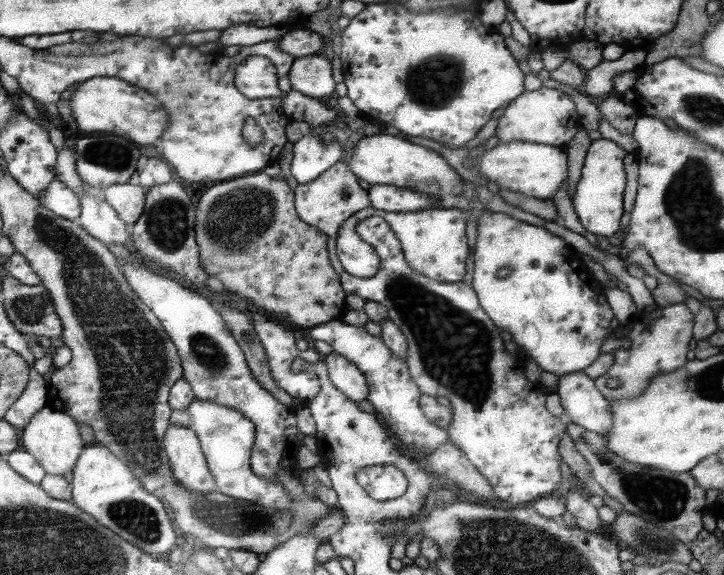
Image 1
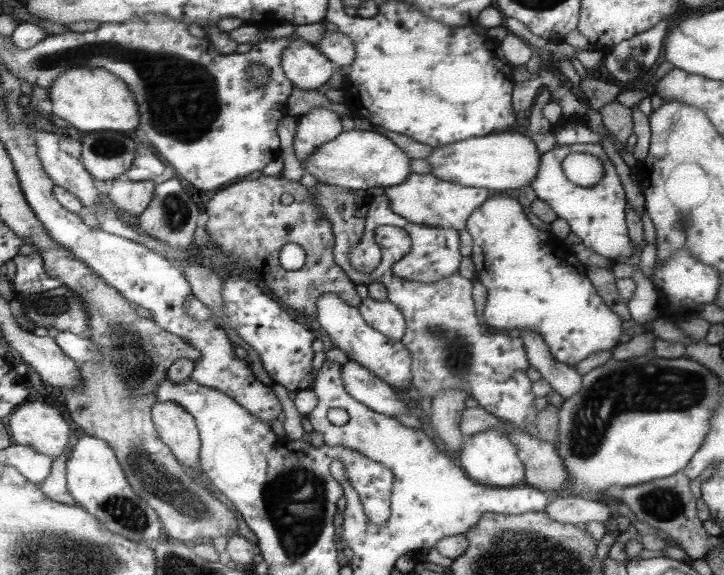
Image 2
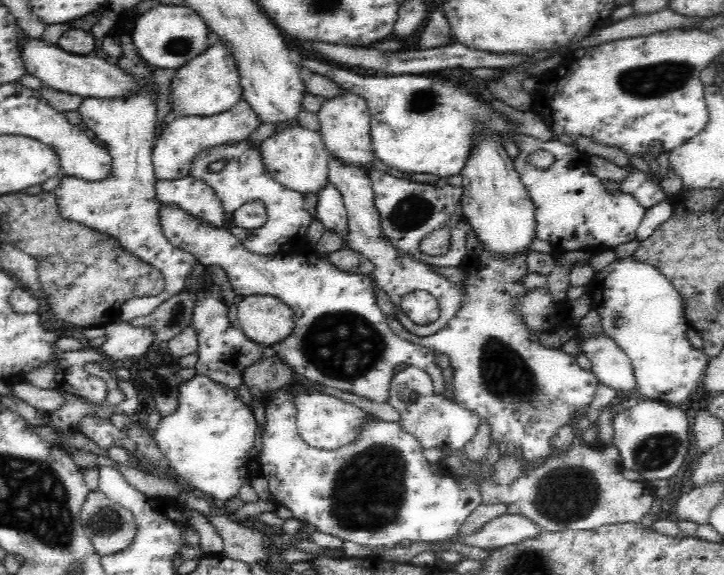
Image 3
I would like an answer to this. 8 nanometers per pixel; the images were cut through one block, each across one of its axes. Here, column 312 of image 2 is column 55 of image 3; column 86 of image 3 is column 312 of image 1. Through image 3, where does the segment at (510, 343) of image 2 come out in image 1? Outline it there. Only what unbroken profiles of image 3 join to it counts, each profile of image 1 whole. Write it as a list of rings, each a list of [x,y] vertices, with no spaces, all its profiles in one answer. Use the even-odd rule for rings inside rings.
[[[289,90],[289,94],[281,96],[285,114],[291,116],[295,122],[307,122],[313,128],[321,128],[337,120],[337,112],[323,106],[323,100],[315,100],[311,96],[301,94],[299,90]],[[341,160],[313,184],[297,188],[297,212],[305,224],[325,232],[325,236],[329,238],[329,262],[339,274],[343,290],[347,294],[363,298],[365,302],[377,302],[385,306],[389,322],[395,324],[399,334],[403,334],[407,340],[409,356],[405,364],[409,366],[409,374],[421,390],[421,396],[449,398],[451,424],[445,426],[449,440],[465,454],[467,462],[487,478],[495,496],[513,504],[515,508],[529,506],[531,500],[543,494],[555,494],[561,482],[559,464],[563,458],[559,454],[559,446],[563,438],[563,424],[545,410],[545,394],[537,390],[537,382],[525,380],[525,362],[511,358],[511,354],[505,354],[507,350],[503,350],[499,330],[491,324],[493,320],[483,314],[481,304],[477,304],[477,292],[473,292],[473,288],[465,286],[463,282],[439,282],[423,276],[421,272],[415,272],[409,264],[405,264],[405,252],[401,250],[401,242],[383,220],[359,220],[355,224],[355,232],[359,234],[359,238],[369,244],[379,258],[377,272],[369,278],[359,278],[343,270],[335,252],[337,232],[347,218],[355,216],[363,208],[369,208],[369,192],[359,186],[359,178],[355,176],[355,172],[351,172],[349,166]]]

